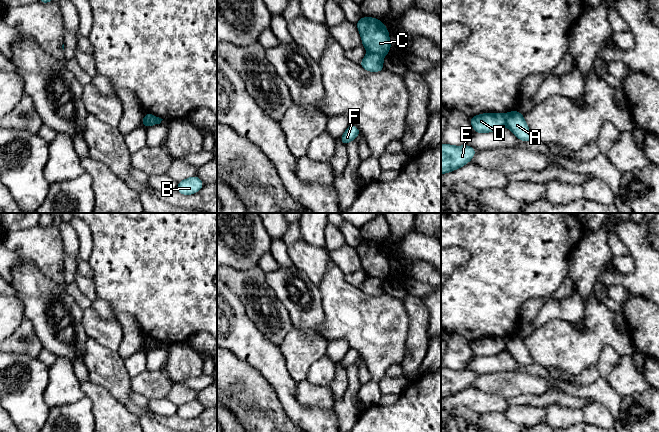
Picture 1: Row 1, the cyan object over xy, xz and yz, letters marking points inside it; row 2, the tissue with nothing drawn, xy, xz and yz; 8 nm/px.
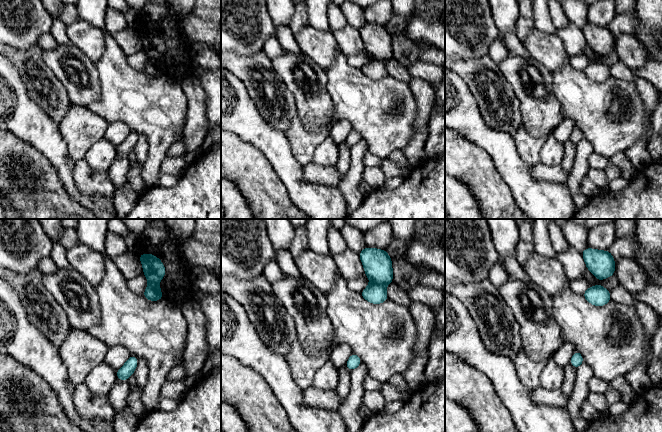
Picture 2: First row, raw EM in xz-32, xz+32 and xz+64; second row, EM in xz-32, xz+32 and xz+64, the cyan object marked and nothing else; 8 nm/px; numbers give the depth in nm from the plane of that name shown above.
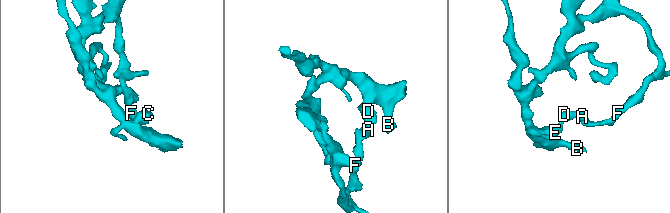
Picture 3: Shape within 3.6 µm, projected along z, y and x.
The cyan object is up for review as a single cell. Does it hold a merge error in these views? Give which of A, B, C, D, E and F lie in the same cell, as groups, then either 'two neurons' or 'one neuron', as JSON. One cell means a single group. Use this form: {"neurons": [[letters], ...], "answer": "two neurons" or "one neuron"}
{"neurons": [["A", "F"], ["B", "C", "D", "E"]], "answer": "two neurons"}

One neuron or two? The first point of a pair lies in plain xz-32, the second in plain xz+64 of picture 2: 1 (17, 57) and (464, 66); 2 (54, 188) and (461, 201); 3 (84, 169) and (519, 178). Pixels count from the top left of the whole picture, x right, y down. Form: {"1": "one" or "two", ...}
{"1": "one", "2": "two", "3": "two"}

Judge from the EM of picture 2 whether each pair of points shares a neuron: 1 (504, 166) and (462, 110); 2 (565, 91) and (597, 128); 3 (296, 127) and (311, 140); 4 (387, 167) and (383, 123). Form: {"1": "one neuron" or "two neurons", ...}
{"1": "one neuron", "2": "one neuron", "3": "one neuron", "4": "two neurons"}

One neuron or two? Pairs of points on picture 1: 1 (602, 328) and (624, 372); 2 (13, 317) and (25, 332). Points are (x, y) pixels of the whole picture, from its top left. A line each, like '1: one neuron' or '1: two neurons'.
1: two neurons
2: two neurons

